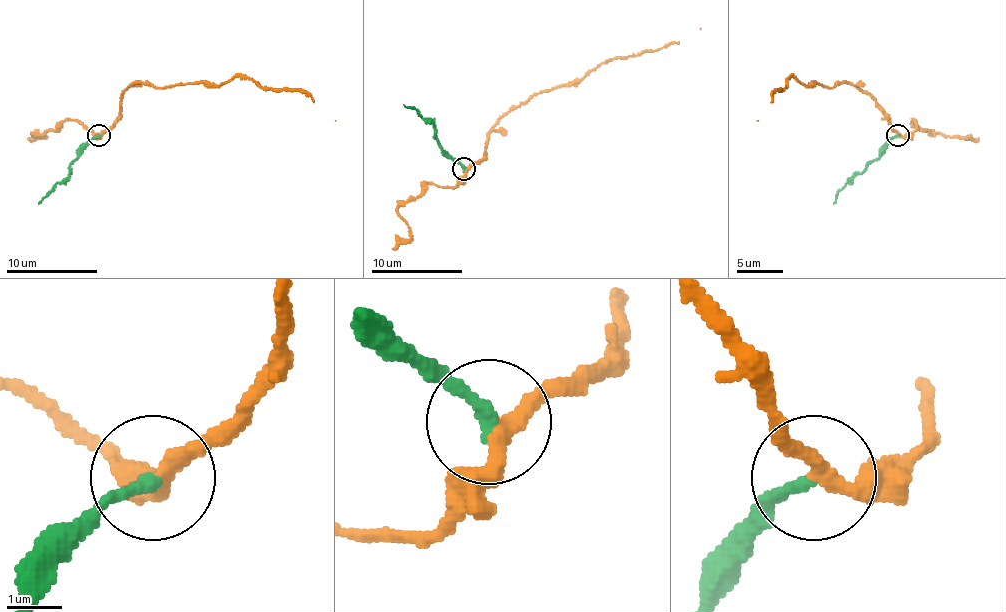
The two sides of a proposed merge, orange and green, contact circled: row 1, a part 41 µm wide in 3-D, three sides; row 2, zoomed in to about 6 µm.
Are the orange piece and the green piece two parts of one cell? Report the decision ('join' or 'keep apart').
keep apart

